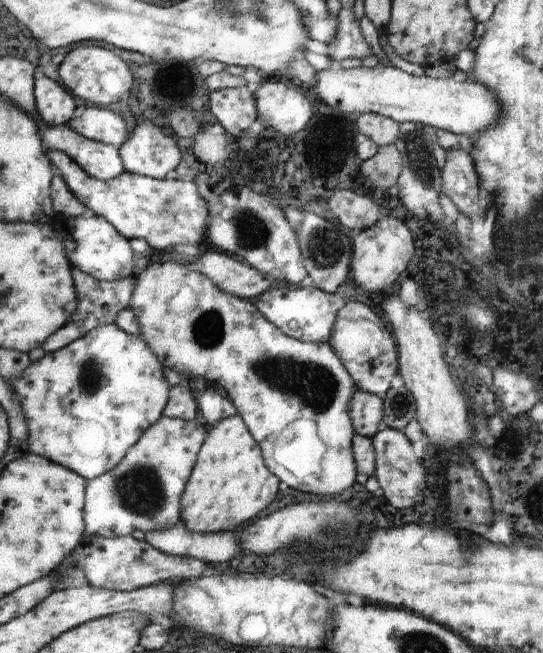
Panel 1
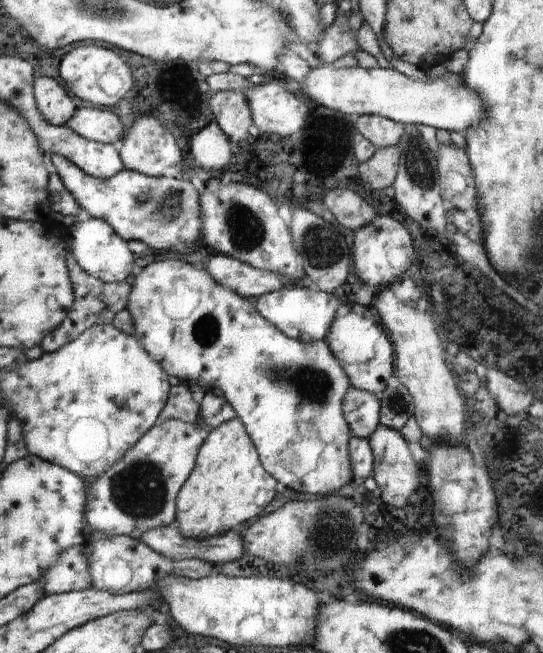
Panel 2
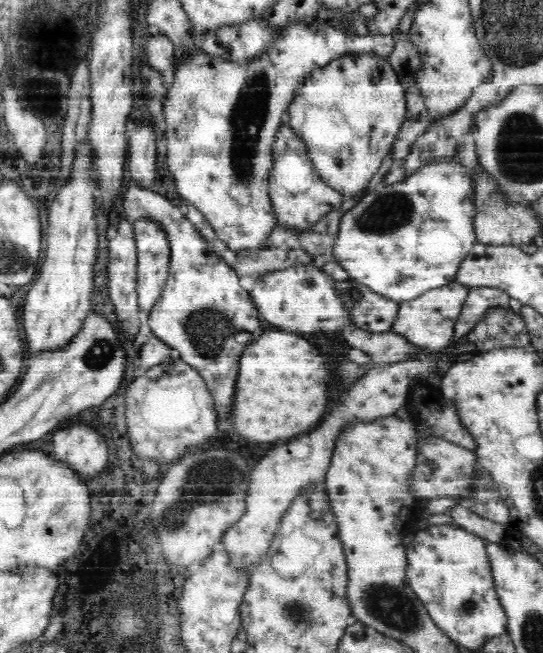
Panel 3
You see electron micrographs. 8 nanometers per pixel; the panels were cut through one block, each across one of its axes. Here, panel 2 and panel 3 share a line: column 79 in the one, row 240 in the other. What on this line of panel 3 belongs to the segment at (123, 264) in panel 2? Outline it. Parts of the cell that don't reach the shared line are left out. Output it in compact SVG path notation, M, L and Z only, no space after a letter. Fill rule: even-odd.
M296 19L291 23L288 23L283 29L283 36L272 37L271 41L259 52L256 56L251 59L244 60L230 60L222 59L222 57L212 56L204 51L184 52L183 57L177 58L173 66L173 81L171 81L171 86L167 87L166 94L164 94L164 100L162 100L162 118L164 118L164 126L166 126L166 148L167 148L167 163L166 170L176 186L176 192L179 196L187 200L194 208L197 208L207 219L208 223L212 225L212 228L216 231L217 236L226 243L228 246L229 255L232 252L236 252L240 247L257 247L267 236L274 230L273 228L268 228L269 217L273 216L271 212L271 204L269 204L268 196L268 179L269 172L274 166L274 151L273 147L276 142L276 134L280 131L284 124L284 116L287 116L288 108L294 96L296 96L296 90L303 86L304 78L310 72L316 69L330 64L332 60L336 60L339 56L352 51L366 51L374 52L376 56L381 59L387 58L387 56L392 52L395 45L395 36L381 34L376 34L376 38L353 38L353 36L348 35L346 31L342 31L340 27L328 23L328 21L306 21L306 19ZM238 180L243 180L245 184L248 184L252 194L252 199L250 204L247 206L240 206L236 201L234 201L228 194L230 187Z

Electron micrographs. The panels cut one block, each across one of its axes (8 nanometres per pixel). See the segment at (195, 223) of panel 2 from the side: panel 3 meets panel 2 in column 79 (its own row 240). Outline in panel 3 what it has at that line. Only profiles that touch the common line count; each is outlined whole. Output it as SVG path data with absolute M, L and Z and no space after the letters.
M129 185L124 192L124 218L132 223L149 220L165 236L170 259L168 276L162 296L149 315L148 325L160 343L172 349L182 363L202 377L212 395L222 432L226 424L234 426L240 358L246 350L244 344L234 342L234 336L252 332L254 340L261 340L265 334L263 322L260 322L255 308L249 304L245 289L238 285L239 278L231 272L230 259L217 256L173 202L152 191L150 187Z

